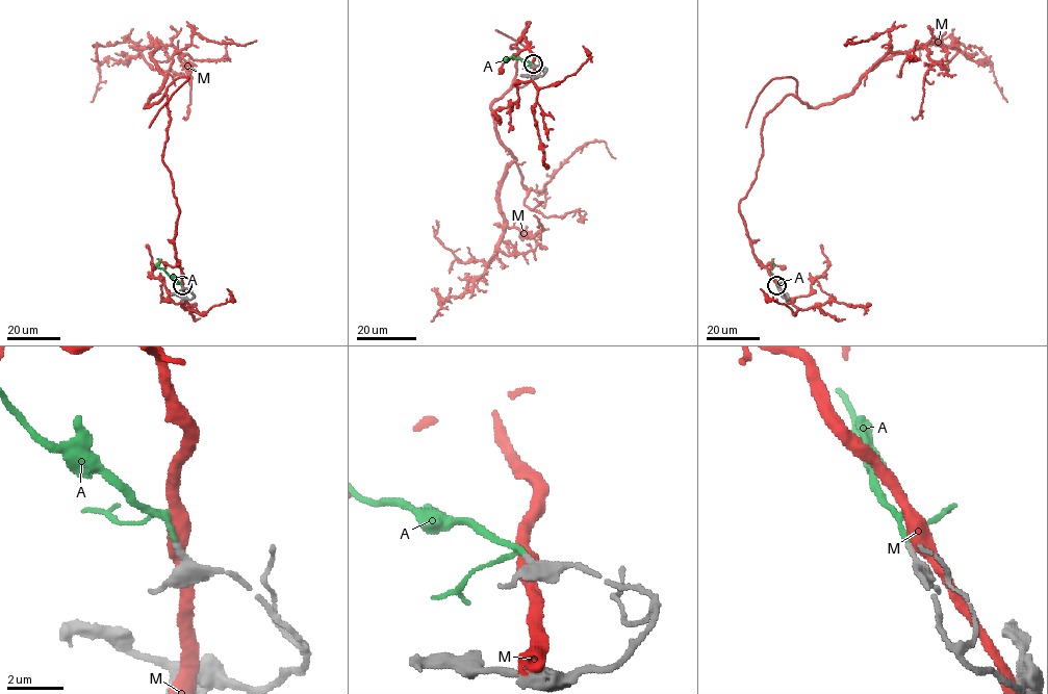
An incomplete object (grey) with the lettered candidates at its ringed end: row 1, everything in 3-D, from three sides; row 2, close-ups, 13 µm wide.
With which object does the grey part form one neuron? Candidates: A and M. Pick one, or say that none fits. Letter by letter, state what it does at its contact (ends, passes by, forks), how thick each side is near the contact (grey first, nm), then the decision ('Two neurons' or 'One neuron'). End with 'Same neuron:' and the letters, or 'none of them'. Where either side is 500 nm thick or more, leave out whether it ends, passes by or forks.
A: It passes by. Thickness 260 nm (grey) against 130 nm. One neuron
M: It passes by. Thickness 360 nm (grey) against 480 nm. Two neurons
Same neuron: A

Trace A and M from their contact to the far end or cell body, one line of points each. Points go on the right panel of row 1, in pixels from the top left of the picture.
A: (776, 285), (769, 271), (773, 258)
M: (777, 286), (739, 204), (764, 118), (787, 96), (833, 103), (883, 60), (936, 43), (985, 58), (1007, 101)

